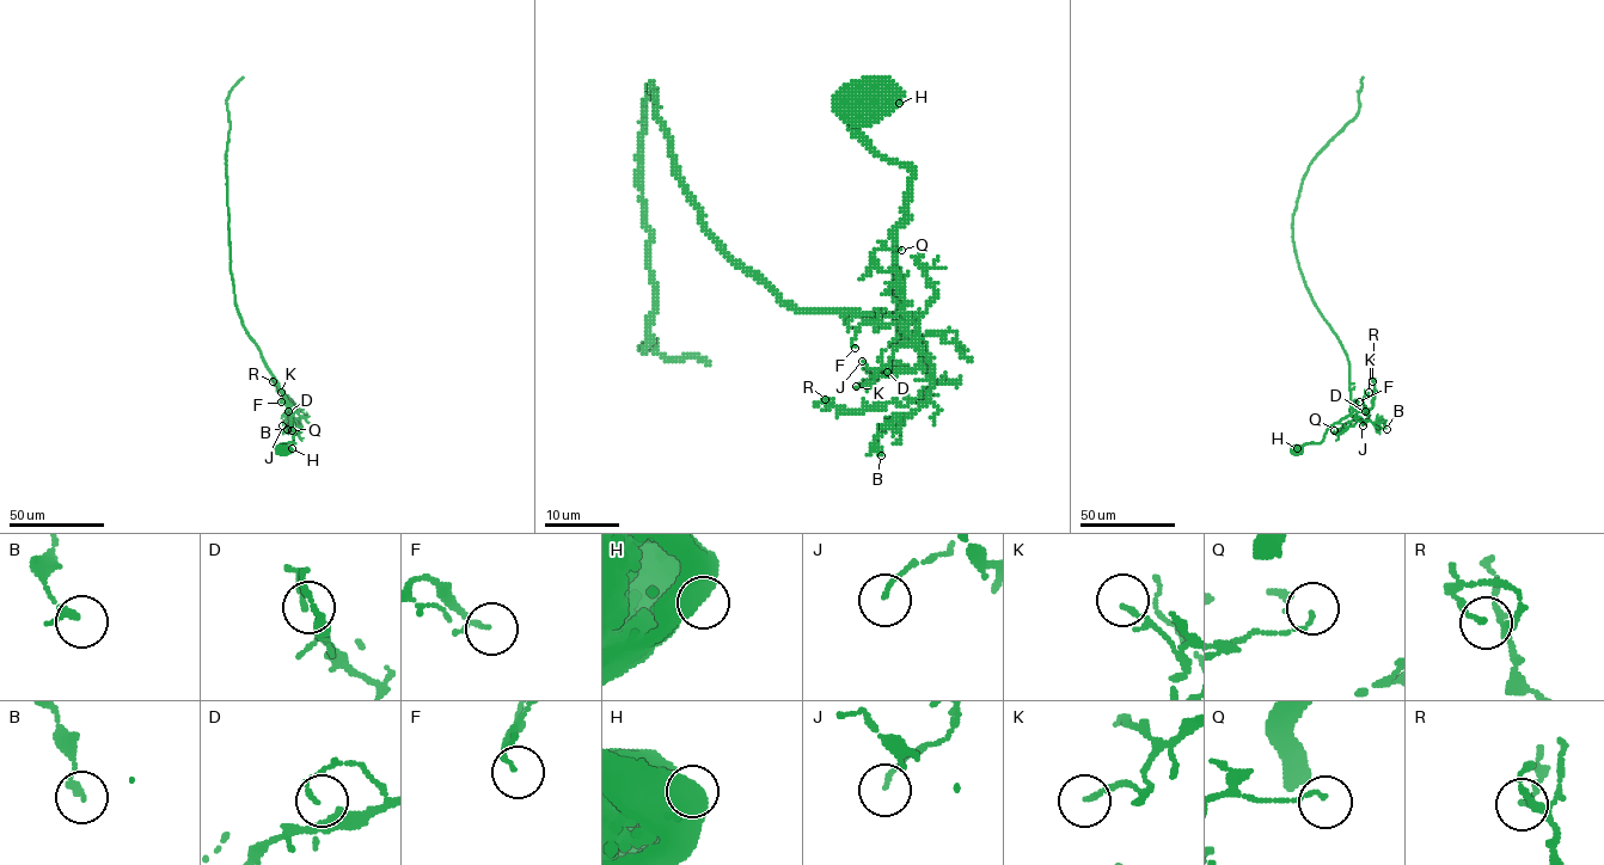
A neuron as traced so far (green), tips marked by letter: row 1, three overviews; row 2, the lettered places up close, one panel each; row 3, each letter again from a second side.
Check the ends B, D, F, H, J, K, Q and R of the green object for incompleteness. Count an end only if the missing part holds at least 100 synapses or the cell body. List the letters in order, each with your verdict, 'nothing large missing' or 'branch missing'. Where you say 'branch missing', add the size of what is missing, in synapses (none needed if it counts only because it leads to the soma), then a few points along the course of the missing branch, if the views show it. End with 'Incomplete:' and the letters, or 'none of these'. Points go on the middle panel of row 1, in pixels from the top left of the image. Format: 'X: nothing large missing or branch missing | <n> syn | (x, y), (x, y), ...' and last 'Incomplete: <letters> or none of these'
B: nothing large missing
D: nothing large missing
F: nothing large missing
H: nothing large missing
J: nothing large missing
K: nothing large missing
Q: nothing large missing
R: nothing large missing
Incomplete: none of these

